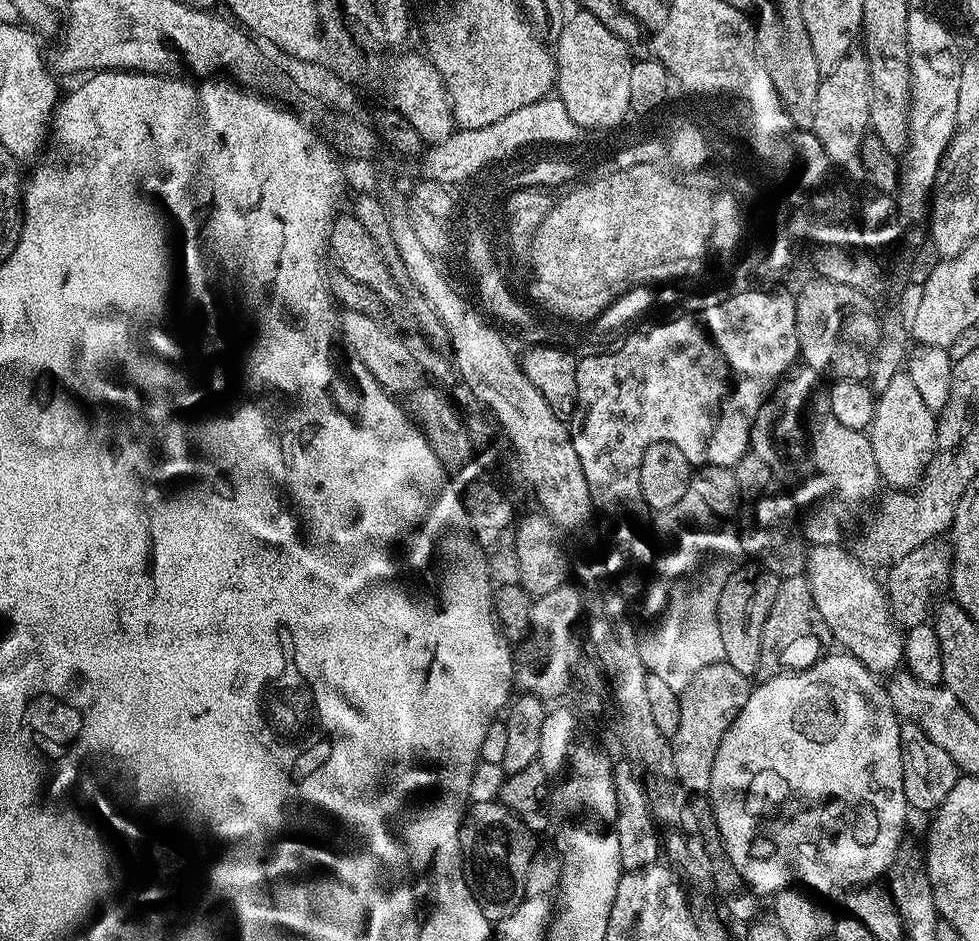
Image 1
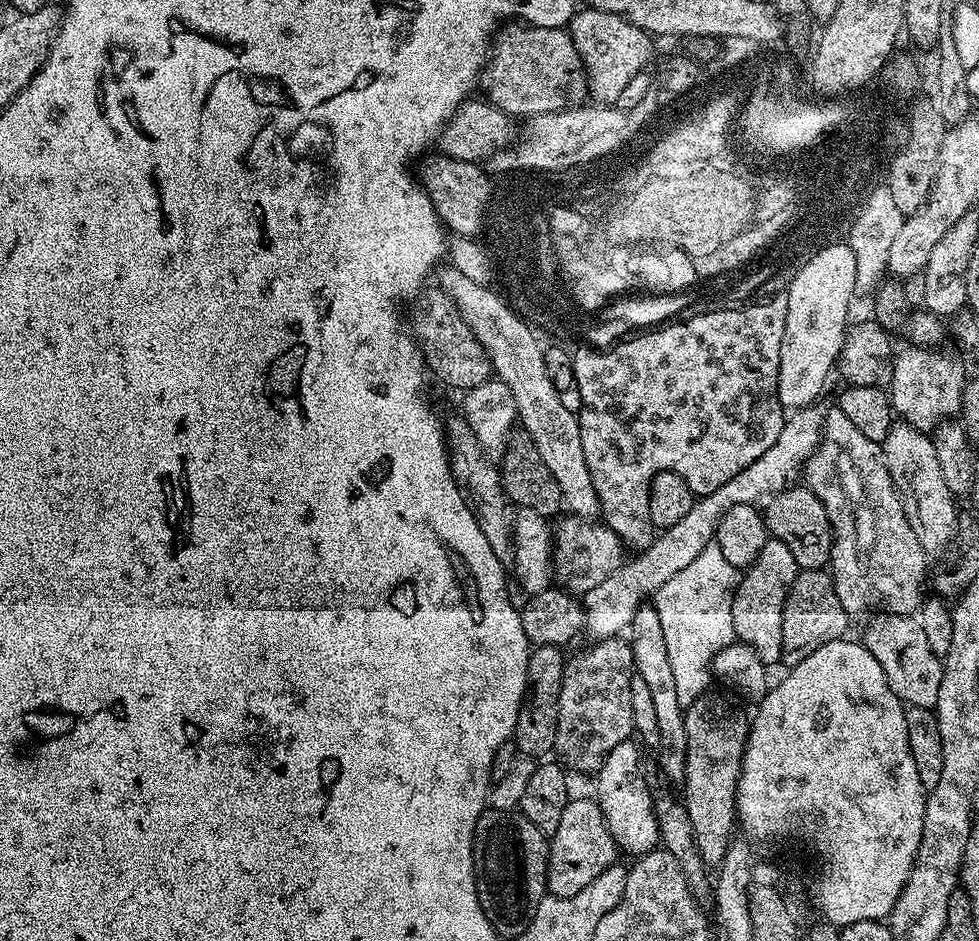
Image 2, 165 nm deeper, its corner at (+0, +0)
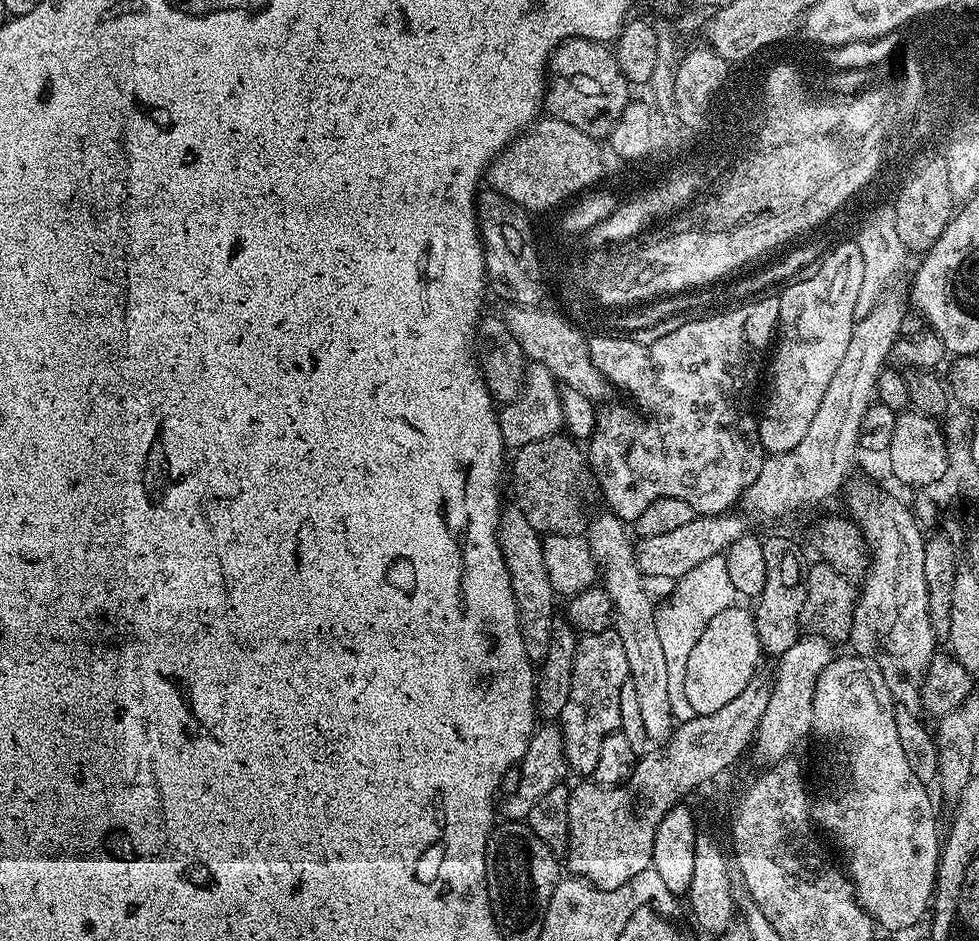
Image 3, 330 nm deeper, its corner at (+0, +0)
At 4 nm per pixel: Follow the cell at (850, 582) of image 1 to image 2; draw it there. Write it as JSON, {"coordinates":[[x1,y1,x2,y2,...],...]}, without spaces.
{"coordinates":[[892,612,876,614,872,618,864,628,862,643,874,658,878,658,878,666,882,666,882,674,886,674,890,690,894,690,900,703,907,707,935,709,938,689,942,687,944,661,930,650,919,619,895,616]]}

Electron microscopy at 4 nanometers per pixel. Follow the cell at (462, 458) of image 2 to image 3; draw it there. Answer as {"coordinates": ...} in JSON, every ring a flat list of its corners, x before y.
{"coordinates":[[509,506,501,511,500,523,496,526,496,541,506,570,510,574,510,590,514,594,514,606,526,654,533,665,538,666,546,658,546,646,550,646,550,634,554,627,554,619,552,620,554,593,550,586,550,578,546,574,541,533,536,532,534,526,530,526,530,522,526,522,526,514,522,514,520,508]]}

